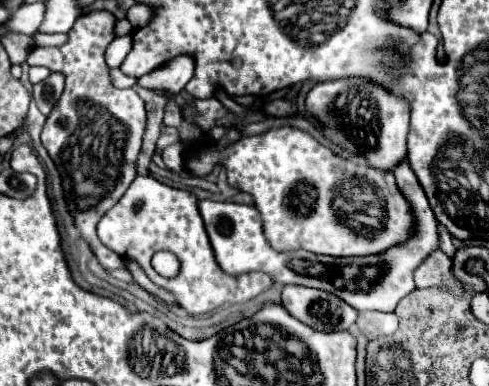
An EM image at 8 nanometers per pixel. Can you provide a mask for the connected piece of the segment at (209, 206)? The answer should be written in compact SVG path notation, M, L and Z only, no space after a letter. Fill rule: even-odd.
M407 160L395 168L397 188L405 196L411 206L413 214L413 232L401 244L387 248L375 256L349 256L349 258L335 258L335 256L321 256L311 254L305 250L295 252L275 252L265 236L263 236L263 222L255 206L247 204L233 204L233 202L213 202L201 200L199 212L205 222L207 236L211 240L211 248L219 268L229 276L239 276L245 272L267 272L273 282L277 284L301 284L331 292L351 304L355 310L381 310L381 312L395 312L399 300L415 290L415 270L427 260L427 256L439 250L439 224L435 220L433 210L425 198L417 176L409 168Z

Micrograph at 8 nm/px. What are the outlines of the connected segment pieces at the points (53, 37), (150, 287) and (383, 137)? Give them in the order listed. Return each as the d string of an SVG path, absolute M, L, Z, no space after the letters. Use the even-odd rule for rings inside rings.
M36 33L34 40L36 45L40 46L61 46L68 39L67 34L43 34Z
M123 258L123 262L127 264L127 270L131 272L131 276L133 276L133 280L139 284L139 286L143 286L147 292L151 292L151 294L155 294L155 296L159 296L159 298L163 298L165 302L169 302L169 304L175 304L175 298L169 294L169 292L165 292L165 290L161 290L161 288L157 288L149 278L147 278L147 274L145 274L145 270L135 262L135 260L131 260L131 258Z
M331 80L315 84L307 98L305 110L319 120L319 132L335 146L347 150L355 160L367 162L371 168L391 172L407 158L409 108L403 98L385 92L367 80Z

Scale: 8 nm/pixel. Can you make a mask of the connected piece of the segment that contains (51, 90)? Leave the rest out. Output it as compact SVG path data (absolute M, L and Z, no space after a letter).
M51 72L47 80L33 84L33 98L41 110L41 114L49 114L51 108L57 104L61 92L63 92L63 82L65 76L61 72Z

